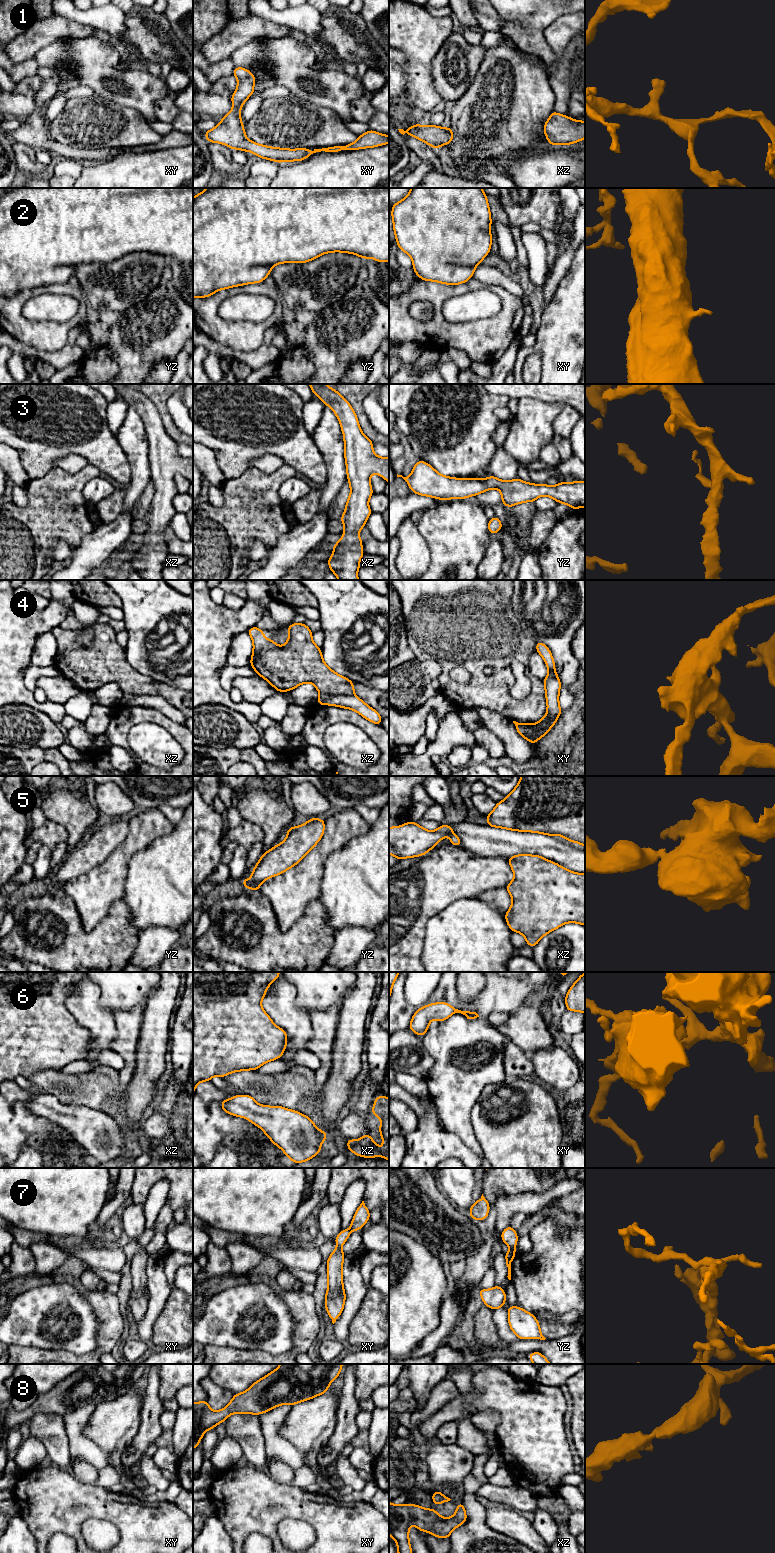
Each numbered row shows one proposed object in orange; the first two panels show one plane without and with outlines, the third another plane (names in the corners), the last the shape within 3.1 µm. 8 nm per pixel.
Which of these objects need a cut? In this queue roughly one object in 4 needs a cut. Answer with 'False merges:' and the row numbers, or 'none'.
False merges: 4, 5

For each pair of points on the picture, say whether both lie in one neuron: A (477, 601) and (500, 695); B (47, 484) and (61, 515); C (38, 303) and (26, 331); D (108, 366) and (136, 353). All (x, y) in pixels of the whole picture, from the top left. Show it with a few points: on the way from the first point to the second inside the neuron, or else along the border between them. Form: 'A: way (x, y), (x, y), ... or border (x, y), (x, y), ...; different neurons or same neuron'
A: way (477, 625), (478, 674); same neuron
B: way (55, 492), (56, 507); same neuron
C: border (24, 303), (23, 314), (28, 319), (54, 322); different neurons
D: border (105, 344), (118, 373); different neurons

